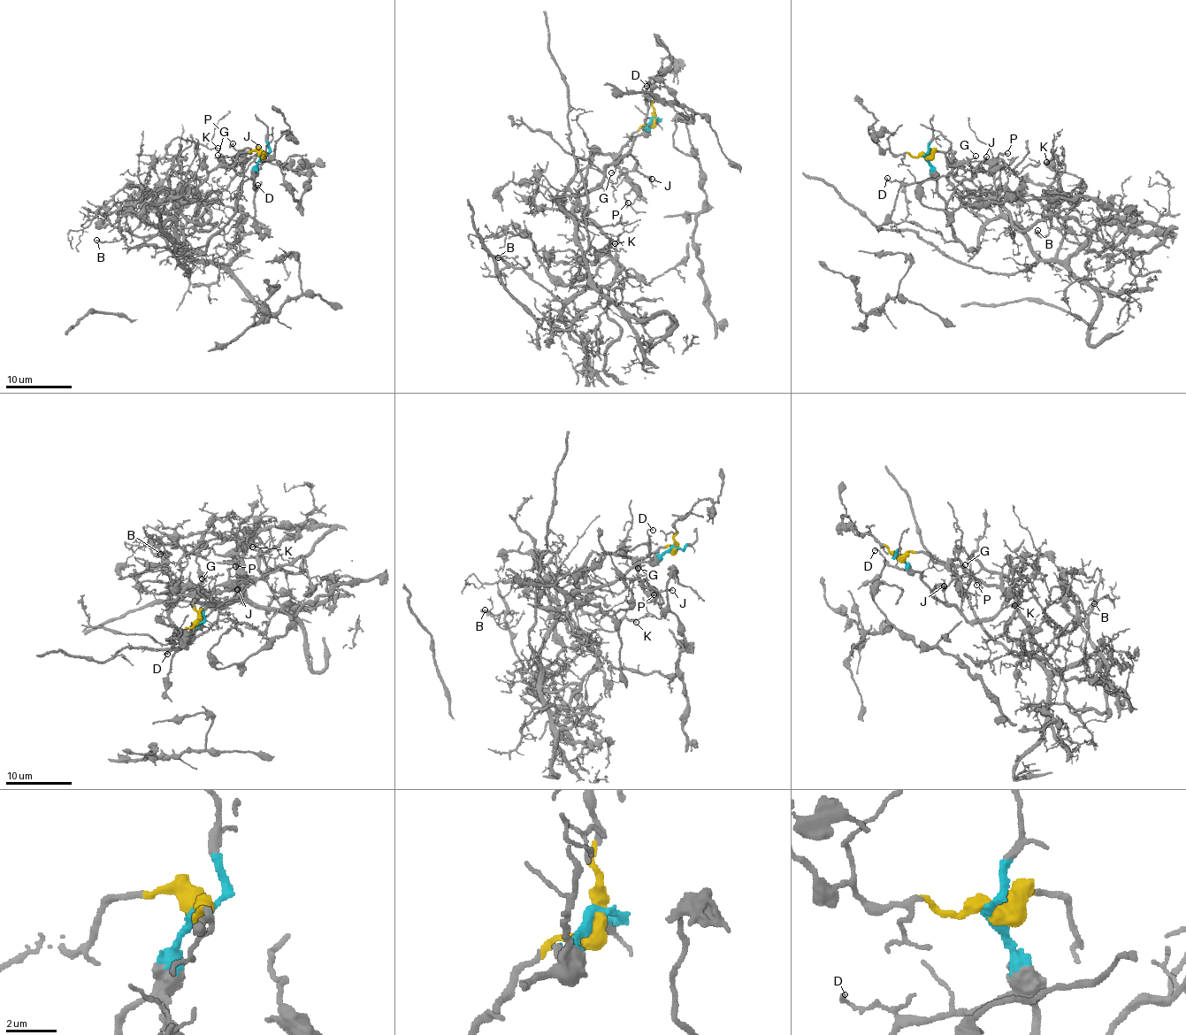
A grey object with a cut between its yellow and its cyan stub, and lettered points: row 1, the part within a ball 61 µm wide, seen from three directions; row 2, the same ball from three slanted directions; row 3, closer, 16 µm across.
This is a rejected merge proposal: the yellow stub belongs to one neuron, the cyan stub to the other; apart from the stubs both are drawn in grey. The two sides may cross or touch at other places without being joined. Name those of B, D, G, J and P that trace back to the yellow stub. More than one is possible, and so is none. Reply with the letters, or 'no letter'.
G, P

